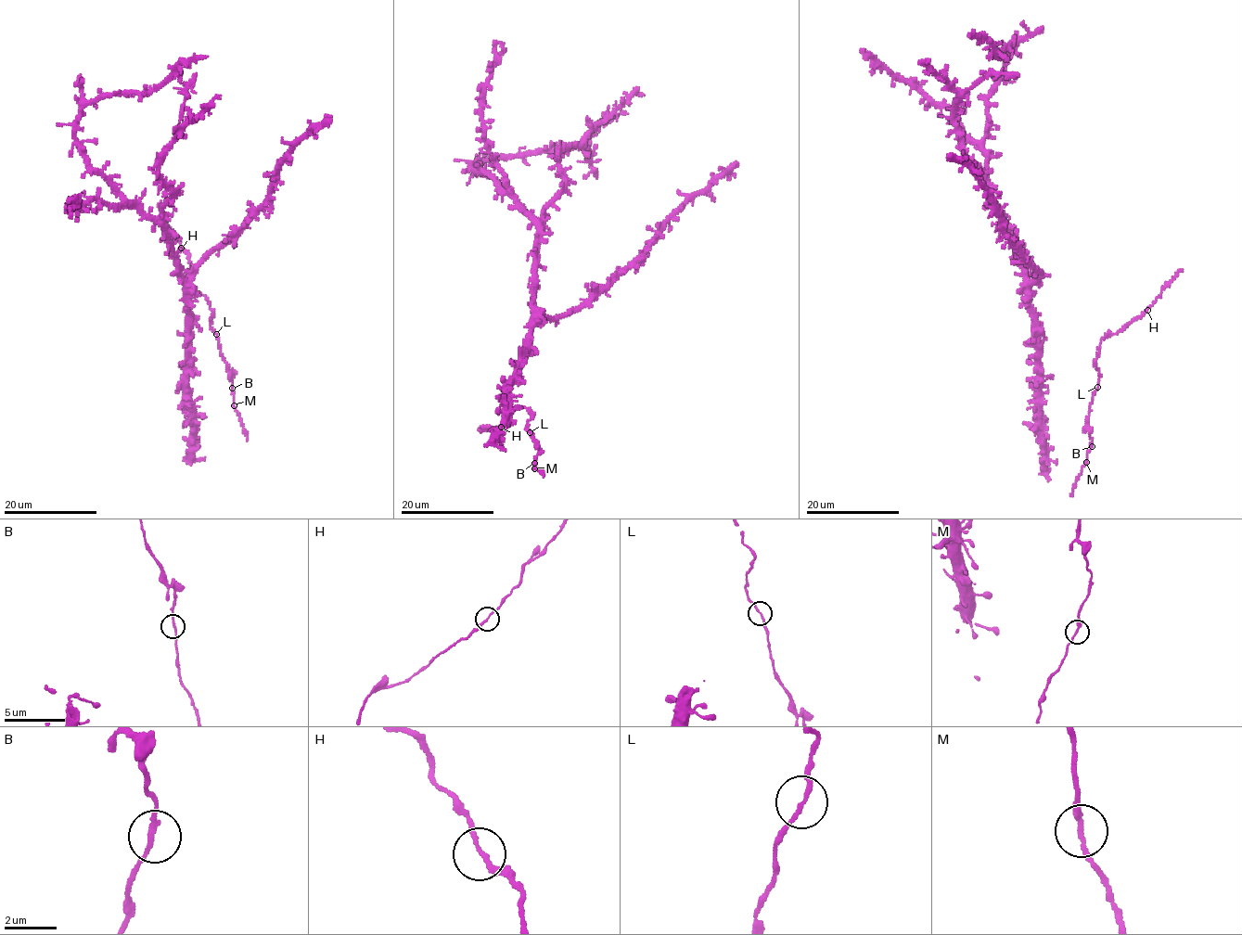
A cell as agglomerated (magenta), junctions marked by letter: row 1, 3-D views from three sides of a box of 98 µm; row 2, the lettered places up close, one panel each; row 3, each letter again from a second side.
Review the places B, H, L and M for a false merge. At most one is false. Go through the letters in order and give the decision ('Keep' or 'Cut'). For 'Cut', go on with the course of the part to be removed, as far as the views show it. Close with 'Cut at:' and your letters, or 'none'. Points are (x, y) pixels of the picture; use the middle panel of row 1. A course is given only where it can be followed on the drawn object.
B: Keep
H: Keep
L: Keep
M: Keep
Cut at: none

